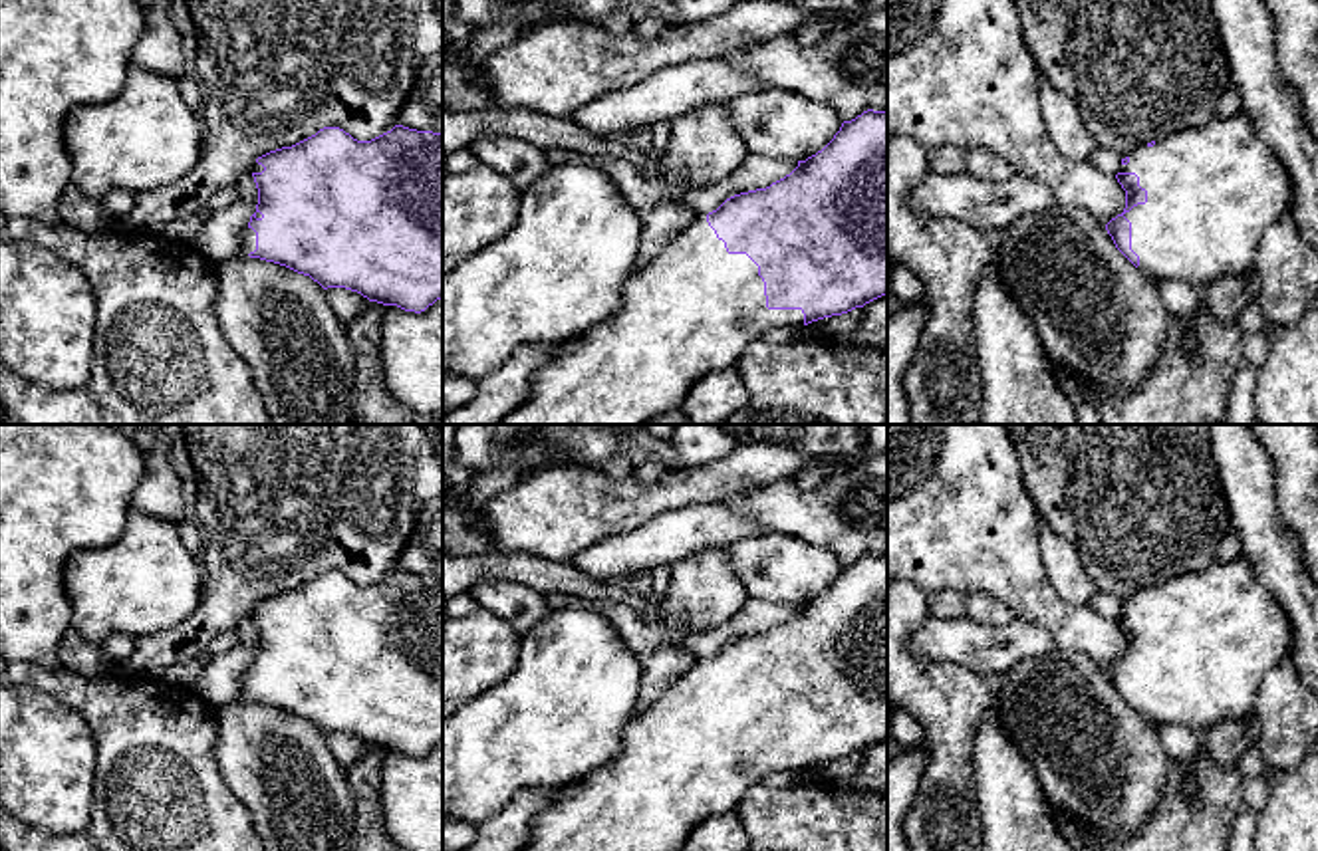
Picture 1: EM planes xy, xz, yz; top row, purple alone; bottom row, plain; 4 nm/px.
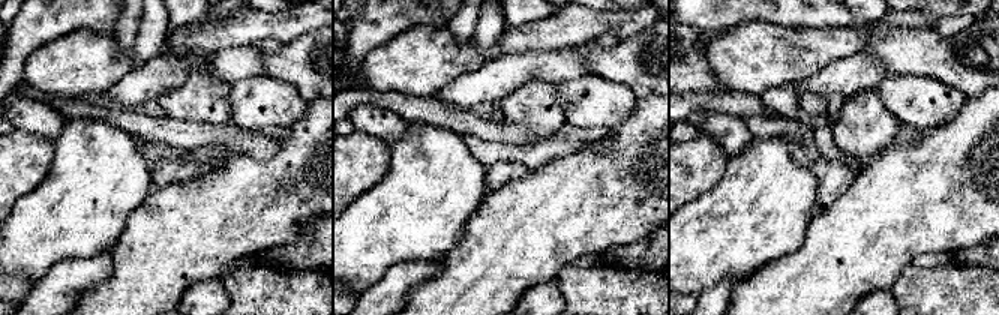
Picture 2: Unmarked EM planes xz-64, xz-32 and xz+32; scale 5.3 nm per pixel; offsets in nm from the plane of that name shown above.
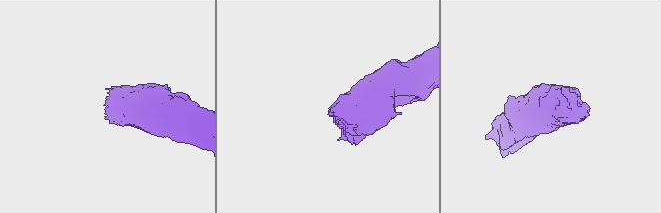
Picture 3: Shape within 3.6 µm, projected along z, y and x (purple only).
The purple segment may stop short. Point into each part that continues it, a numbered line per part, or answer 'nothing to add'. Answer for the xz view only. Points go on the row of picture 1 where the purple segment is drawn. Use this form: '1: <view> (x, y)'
1: xz (693, 308)

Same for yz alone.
1: yz (1213, 191)

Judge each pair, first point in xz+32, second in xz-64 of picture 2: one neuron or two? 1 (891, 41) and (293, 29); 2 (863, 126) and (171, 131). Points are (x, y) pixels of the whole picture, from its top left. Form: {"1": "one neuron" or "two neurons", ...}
{"1": "two neurons", "2": "two neurons"}

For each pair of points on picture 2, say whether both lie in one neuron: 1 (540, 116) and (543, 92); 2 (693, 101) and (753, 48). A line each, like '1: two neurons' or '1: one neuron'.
1: one neuron
2: two neurons

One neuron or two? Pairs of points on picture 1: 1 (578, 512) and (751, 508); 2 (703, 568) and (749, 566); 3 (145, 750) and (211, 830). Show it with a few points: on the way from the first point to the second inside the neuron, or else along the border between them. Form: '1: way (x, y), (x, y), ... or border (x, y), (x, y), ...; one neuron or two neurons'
1: border (771, 483), (747, 486), (721, 500); two neurons
2: border (725, 548), (731, 570), (749, 596); two neurons
3: way (155, 770), (191, 810); one neuron

